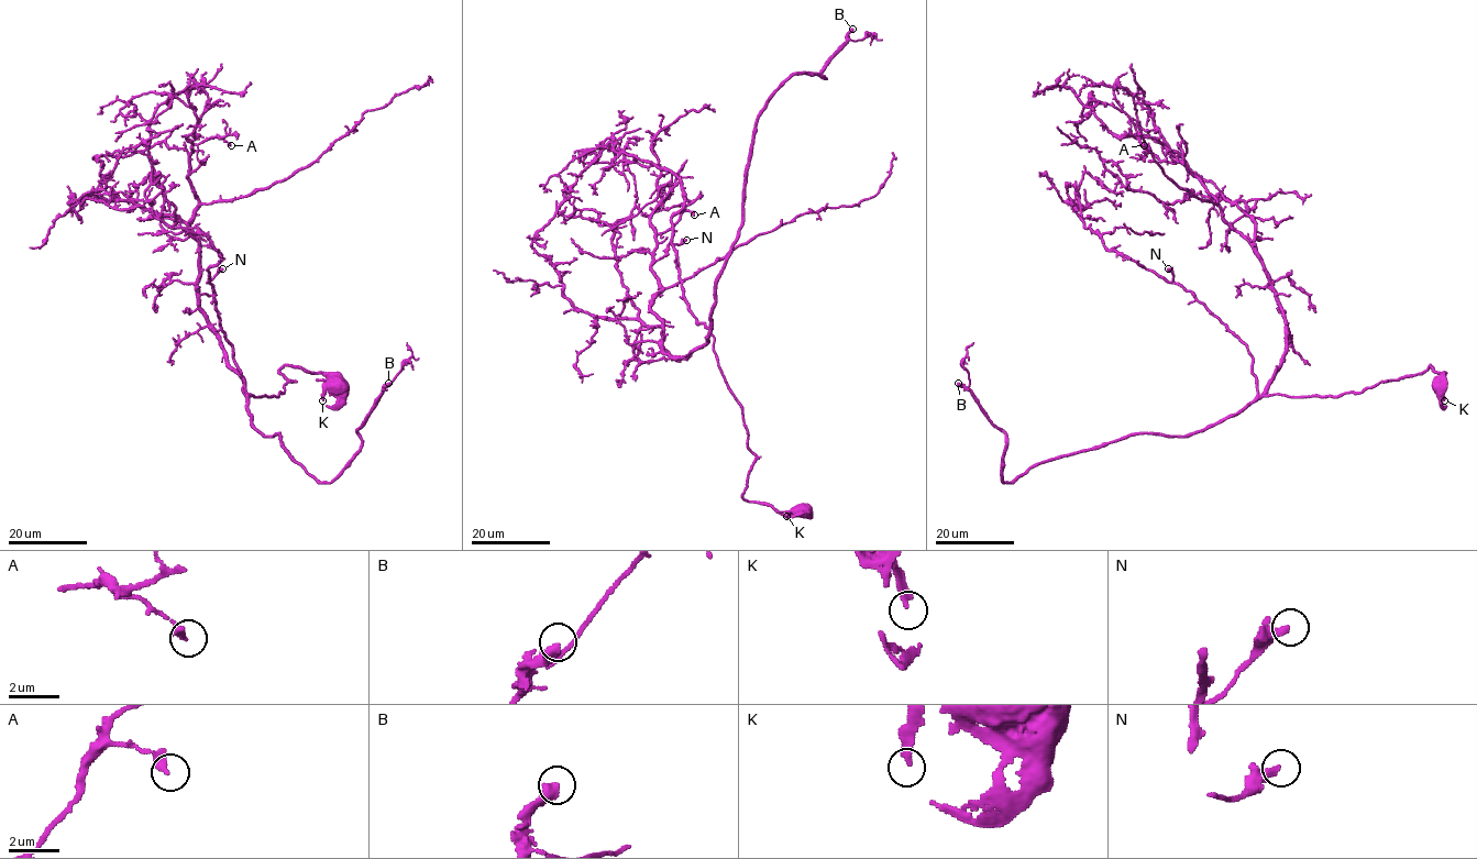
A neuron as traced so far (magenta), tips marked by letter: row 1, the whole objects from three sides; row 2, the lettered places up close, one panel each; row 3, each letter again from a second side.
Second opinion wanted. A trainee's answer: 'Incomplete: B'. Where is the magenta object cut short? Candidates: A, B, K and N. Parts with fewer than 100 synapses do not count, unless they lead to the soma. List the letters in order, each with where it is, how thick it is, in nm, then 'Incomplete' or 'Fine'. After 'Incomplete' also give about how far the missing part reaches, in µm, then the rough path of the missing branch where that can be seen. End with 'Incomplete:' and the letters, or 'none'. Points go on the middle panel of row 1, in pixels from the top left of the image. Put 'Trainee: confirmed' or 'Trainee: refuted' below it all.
A: Place: (694, 215). Thickness 320 nm. Fine
B: Place: (852, 29). Thickness 440 nm. Incomplete. Missing length about 140 µm
K: Place: (786, 516). Thickness 260 nm. Fine
N: Place: (686, 240). Thickness 320 nm. Fine
Incomplete: B
Trainee: confirmed

